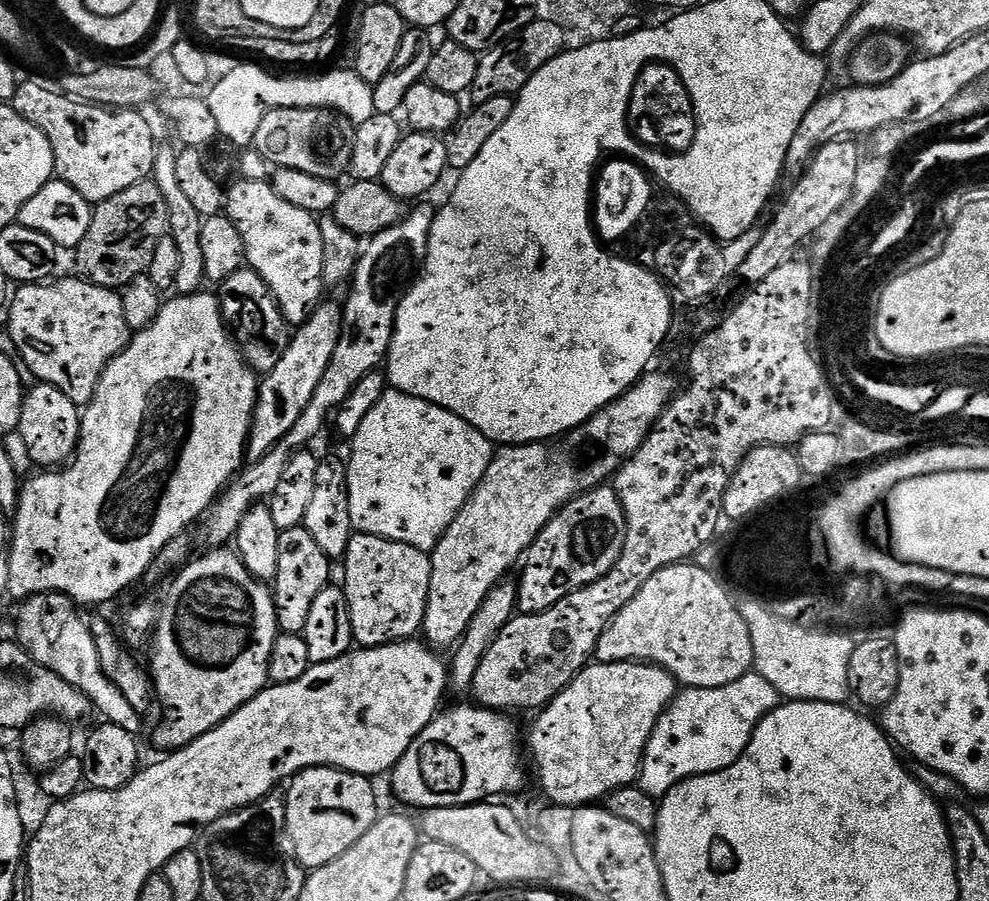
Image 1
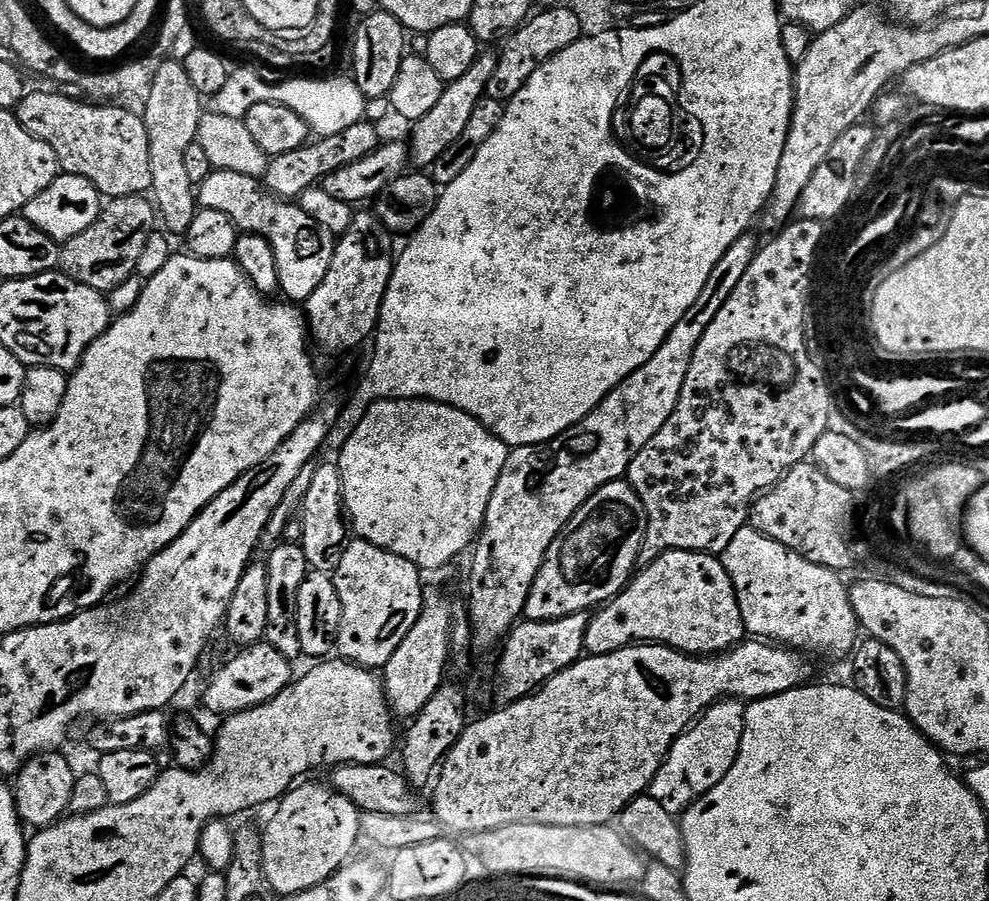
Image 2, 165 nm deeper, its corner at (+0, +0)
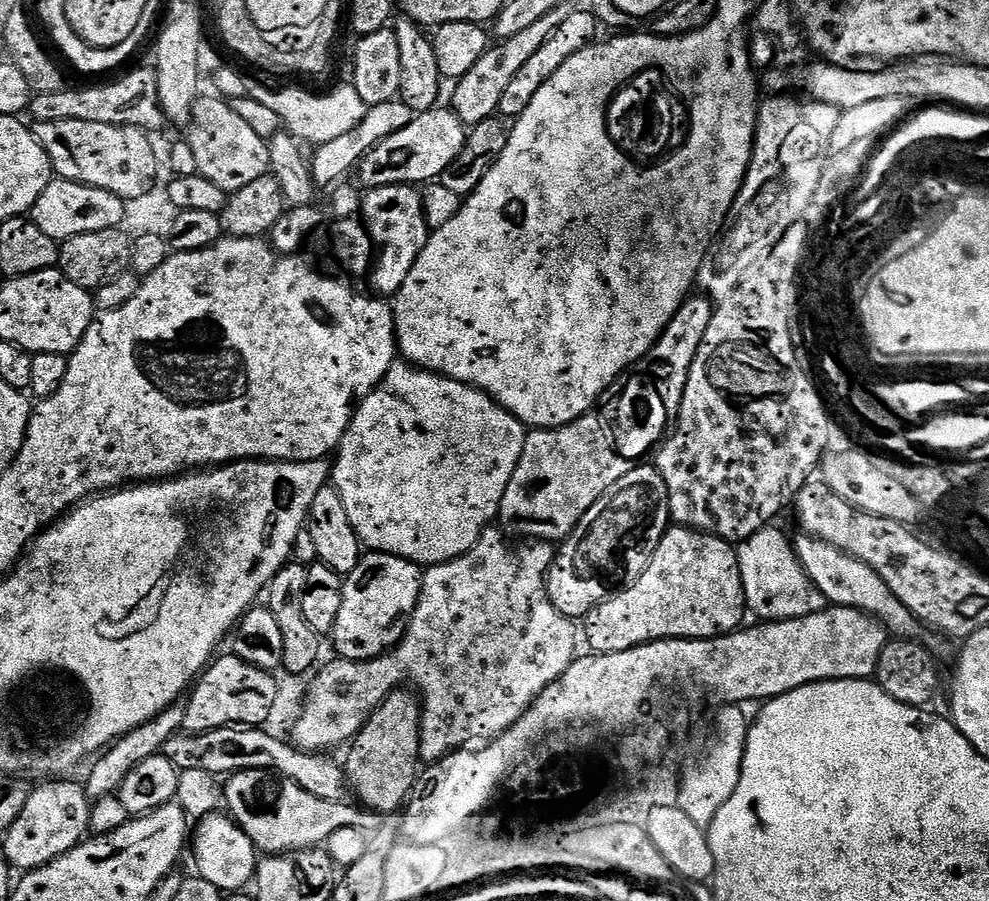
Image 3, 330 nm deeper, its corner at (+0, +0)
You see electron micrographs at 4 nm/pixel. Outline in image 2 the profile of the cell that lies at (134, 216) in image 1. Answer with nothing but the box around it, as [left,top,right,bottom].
[59,195,158,294]

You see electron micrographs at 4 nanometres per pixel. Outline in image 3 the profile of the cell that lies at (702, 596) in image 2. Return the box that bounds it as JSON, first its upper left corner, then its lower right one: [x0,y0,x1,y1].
[582,526,746,656]

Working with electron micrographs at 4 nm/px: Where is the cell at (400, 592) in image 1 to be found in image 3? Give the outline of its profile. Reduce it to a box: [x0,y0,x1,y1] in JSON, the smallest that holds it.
[330,551,422,660]

